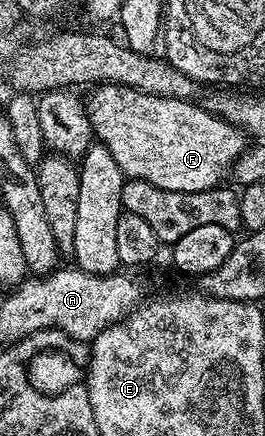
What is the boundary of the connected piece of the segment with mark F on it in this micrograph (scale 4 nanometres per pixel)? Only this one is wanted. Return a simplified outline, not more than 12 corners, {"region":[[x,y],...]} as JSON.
{"region":[[100,84],[85,100],[124,177],[218,188],[248,147],[190,100]]}

